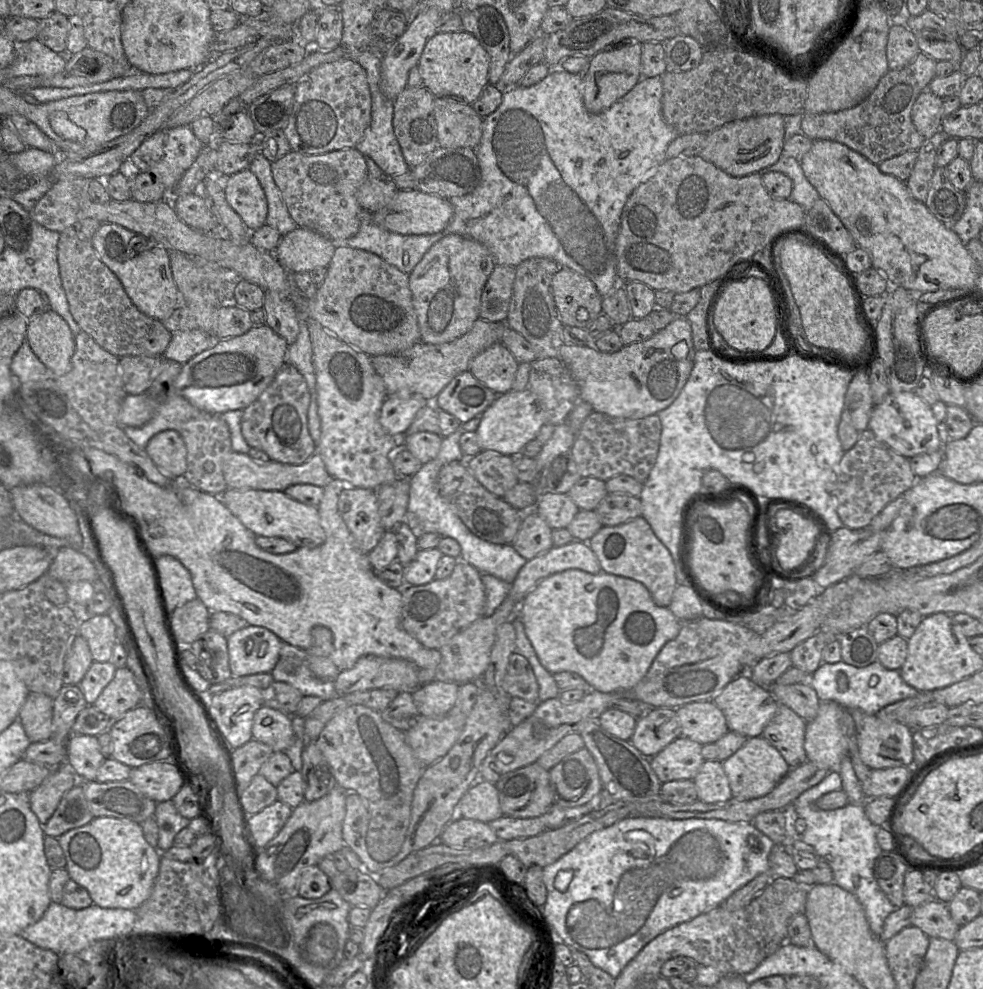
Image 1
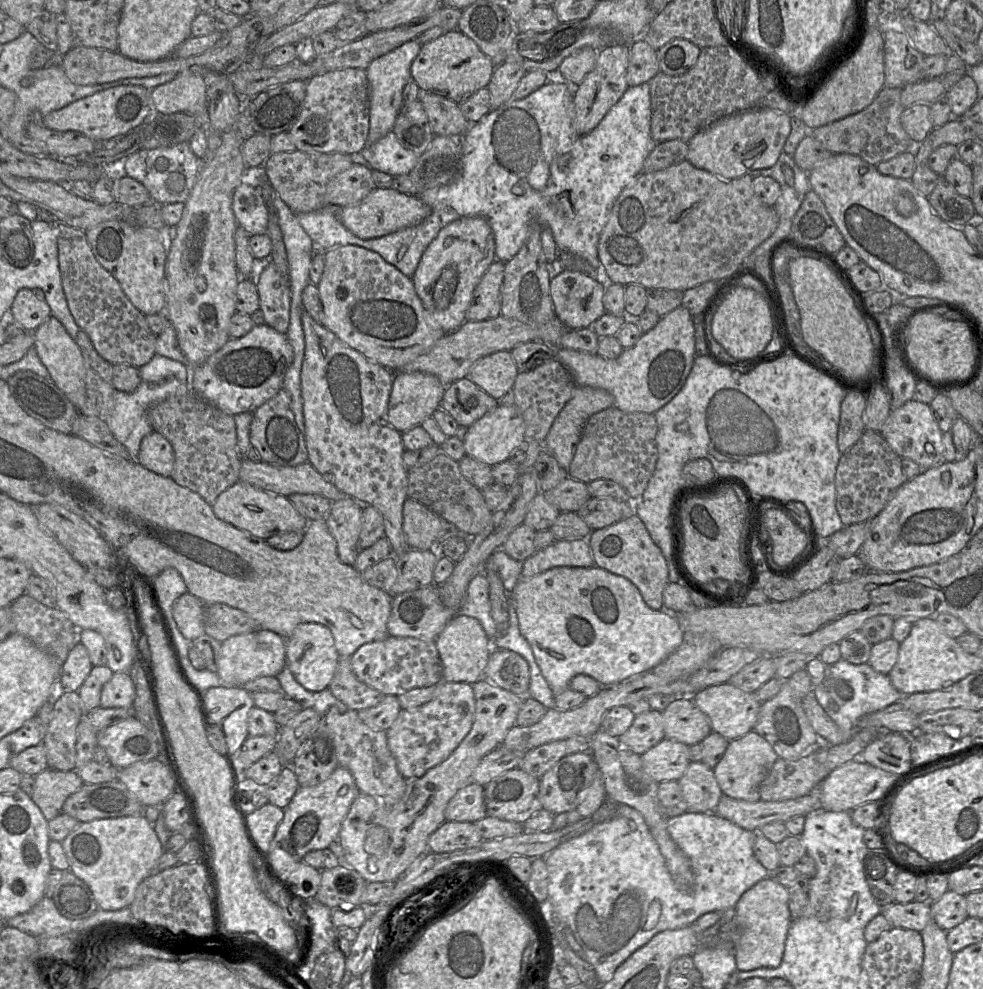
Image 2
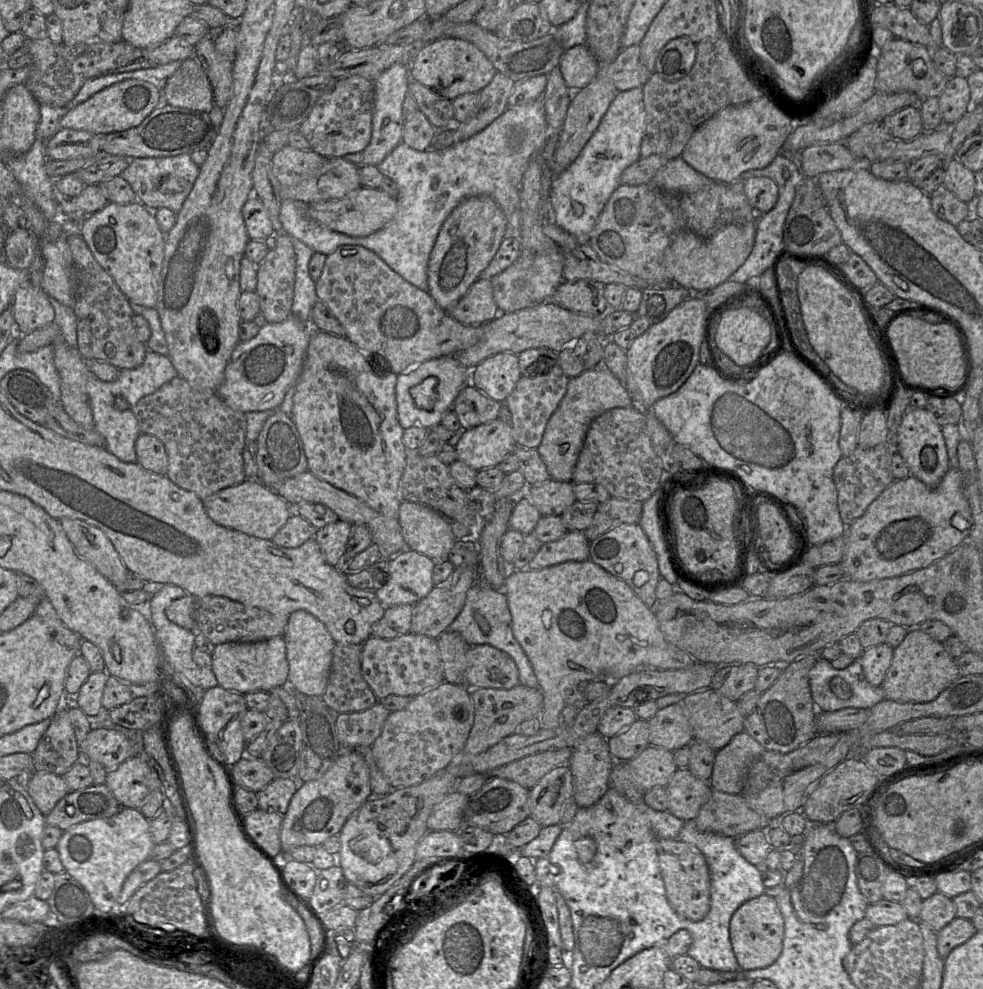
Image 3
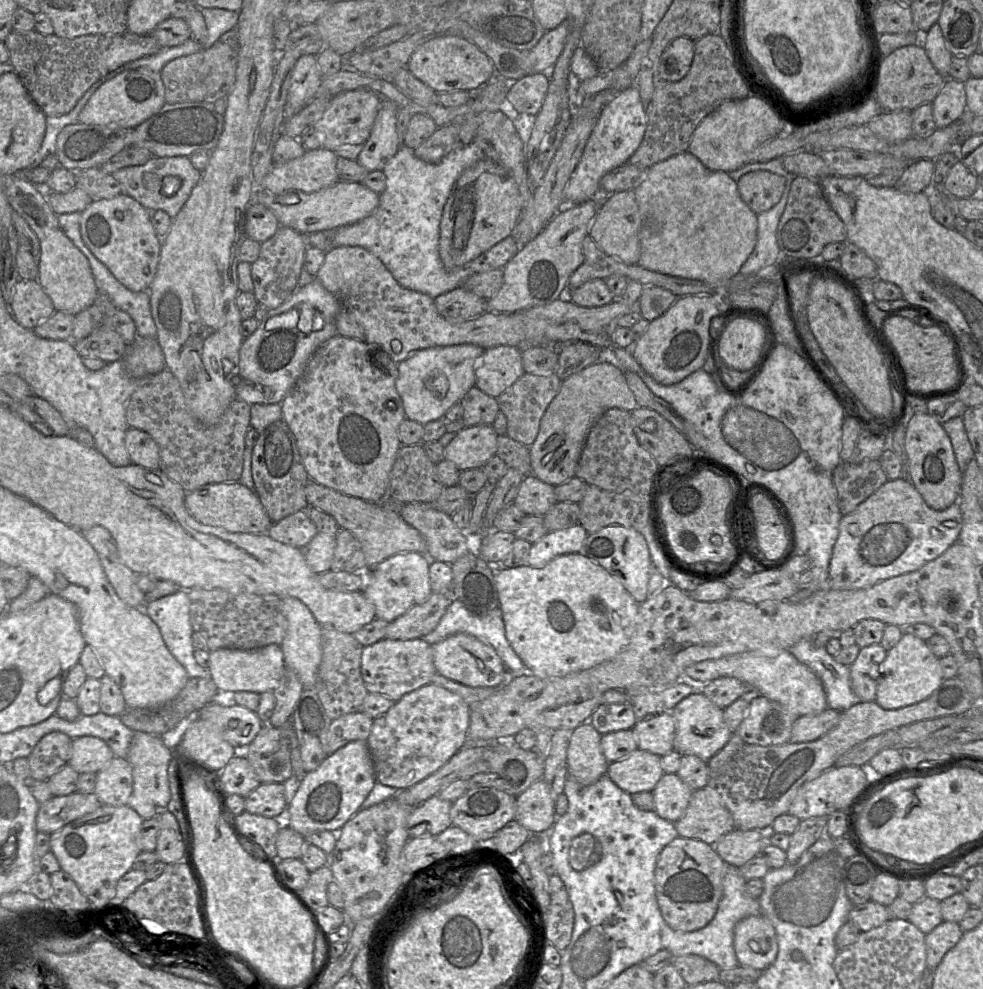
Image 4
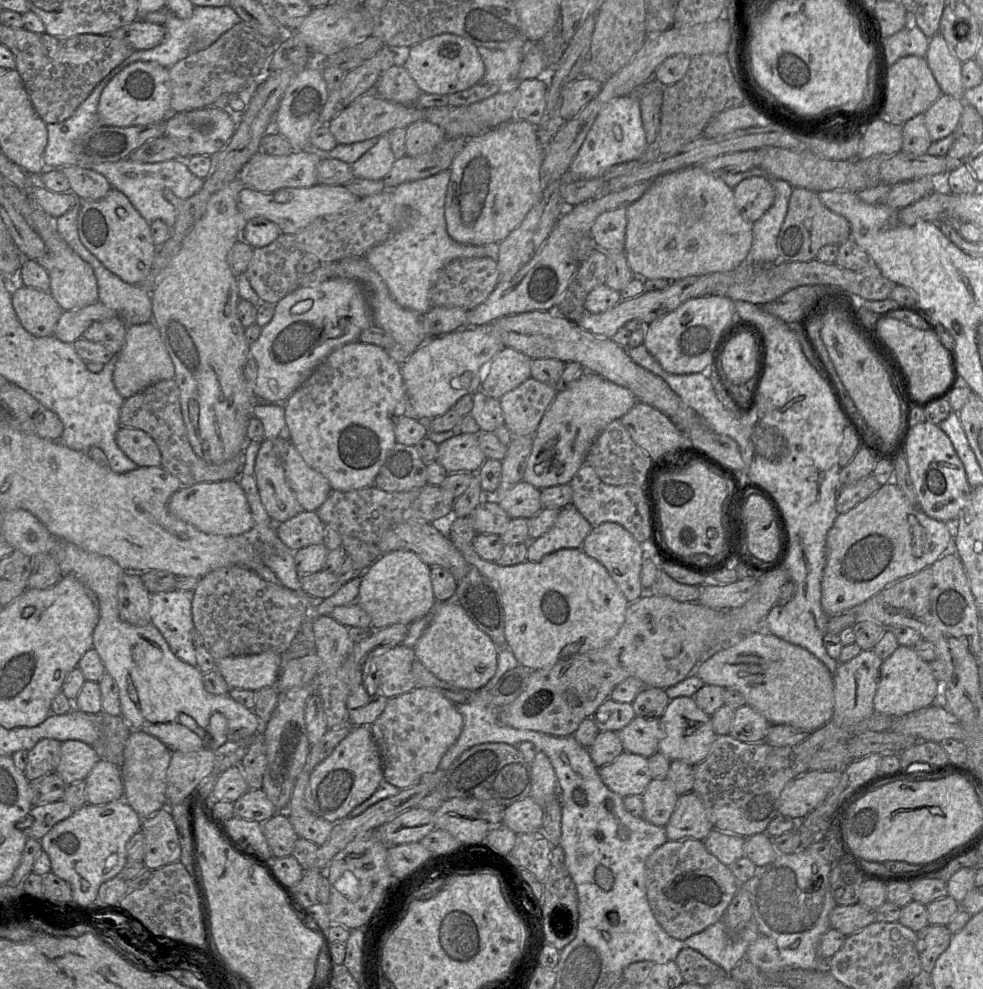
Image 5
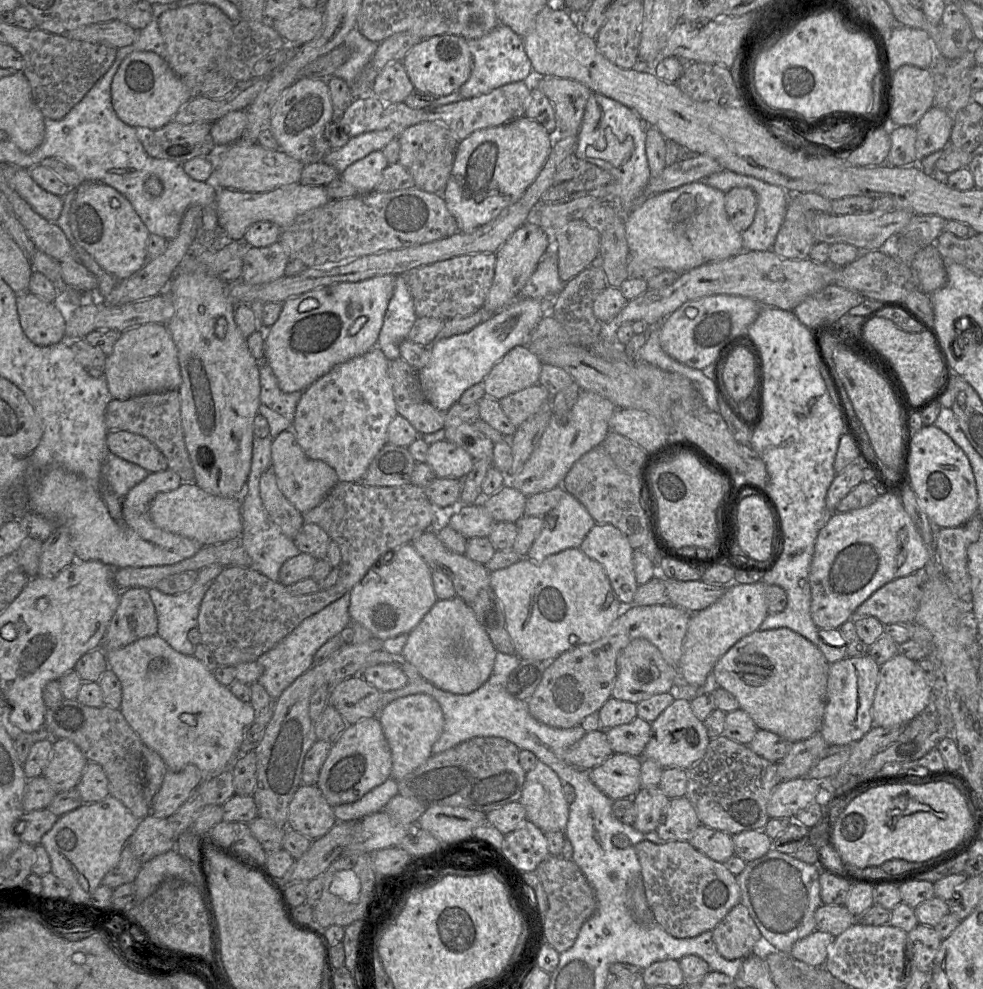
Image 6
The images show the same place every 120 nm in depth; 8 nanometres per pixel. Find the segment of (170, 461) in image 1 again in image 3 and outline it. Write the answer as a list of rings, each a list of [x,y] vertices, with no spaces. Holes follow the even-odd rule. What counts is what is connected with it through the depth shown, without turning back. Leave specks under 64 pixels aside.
[[[140,433],[135,442],[136,462],[146,470],[166,475],[168,456],[163,443],[155,436]]]

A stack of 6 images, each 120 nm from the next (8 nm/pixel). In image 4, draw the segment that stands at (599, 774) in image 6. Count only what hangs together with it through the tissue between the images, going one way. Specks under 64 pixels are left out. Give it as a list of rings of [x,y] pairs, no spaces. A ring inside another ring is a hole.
[[[636,749],[608,764],[608,777],[629,794],[651,792],[664,774],[660,756]]]

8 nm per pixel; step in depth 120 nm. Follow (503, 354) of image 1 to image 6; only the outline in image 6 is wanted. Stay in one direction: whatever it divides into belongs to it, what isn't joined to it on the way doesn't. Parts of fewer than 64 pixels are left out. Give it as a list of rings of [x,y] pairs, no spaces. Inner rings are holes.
[[[527,345],[515,346],[492,367],[483,380],[485,396],[500,400],[537,384],[541,365],[537,355]]]

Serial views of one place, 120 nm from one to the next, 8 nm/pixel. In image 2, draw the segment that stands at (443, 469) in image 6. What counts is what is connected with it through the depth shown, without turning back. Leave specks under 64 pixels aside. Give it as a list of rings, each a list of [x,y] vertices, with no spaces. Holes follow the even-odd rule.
[[[498,405],[468,427],[463,438],[467,456],[490,466],[508,460],[512,451],[525,442],[525,423],[515,405]]]

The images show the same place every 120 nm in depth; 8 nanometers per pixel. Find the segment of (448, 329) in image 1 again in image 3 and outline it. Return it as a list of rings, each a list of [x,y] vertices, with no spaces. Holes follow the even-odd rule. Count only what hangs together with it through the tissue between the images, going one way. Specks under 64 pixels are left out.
[[[469,197],[454,208],[439,231],[427,270],[428,292],[440,308],[455,305],[479,279],[497,253],[506,229],[506,216],[490,197]]]

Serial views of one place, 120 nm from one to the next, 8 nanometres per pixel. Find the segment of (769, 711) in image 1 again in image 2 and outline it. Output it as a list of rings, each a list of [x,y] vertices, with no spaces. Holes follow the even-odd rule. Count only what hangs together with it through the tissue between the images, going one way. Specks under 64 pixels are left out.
[[[730,683],[707,687],[690,697],[710,719],[712,732],[720,734],[729,741],[753,730],[761,707],[761,703],[755,699],[753,693],[744,692]]]

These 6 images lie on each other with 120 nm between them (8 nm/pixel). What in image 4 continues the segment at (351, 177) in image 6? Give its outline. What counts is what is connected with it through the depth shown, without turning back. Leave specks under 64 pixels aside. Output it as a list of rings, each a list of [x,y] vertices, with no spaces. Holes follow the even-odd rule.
[[[382,100],[370,137],[364,143],[357,162],[369,172],[383,170],[400,148],[396,121],[399,108],[391,101]]]

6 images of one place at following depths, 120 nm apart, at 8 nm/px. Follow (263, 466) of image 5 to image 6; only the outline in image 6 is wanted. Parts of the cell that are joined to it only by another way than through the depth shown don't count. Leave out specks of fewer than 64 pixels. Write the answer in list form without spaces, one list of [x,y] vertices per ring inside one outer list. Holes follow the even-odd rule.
[[[272,469],[261,475],[259,490],[269,517],[288,538],[293,539],[304,524],[303,515],[283,495]]]

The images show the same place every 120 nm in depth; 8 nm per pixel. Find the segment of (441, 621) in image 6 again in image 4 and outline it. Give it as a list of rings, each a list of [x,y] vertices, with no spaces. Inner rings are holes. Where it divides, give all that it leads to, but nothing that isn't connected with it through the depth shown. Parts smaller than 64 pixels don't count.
[[[457,633],[431,646],[436,671],[460,684],[470,687],[497,687],[513,676],[506,670],[496,651],[472,635]]]

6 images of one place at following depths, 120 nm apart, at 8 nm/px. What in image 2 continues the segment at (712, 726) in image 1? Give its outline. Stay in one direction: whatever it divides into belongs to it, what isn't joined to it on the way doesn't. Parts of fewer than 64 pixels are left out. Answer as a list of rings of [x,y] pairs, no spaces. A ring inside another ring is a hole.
[[[682,697],[670,703],[662,715],[665,739],[691,746],[700,744],[712,732],[710,719],[691,697]]]

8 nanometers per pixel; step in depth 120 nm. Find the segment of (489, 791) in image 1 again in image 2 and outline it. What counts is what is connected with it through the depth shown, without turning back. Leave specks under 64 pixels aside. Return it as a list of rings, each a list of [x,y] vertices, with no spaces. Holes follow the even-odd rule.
[[[470,782],[460,789],[445,810],[446,821],[474,823],[486,816],[484,786],[476,782]]]

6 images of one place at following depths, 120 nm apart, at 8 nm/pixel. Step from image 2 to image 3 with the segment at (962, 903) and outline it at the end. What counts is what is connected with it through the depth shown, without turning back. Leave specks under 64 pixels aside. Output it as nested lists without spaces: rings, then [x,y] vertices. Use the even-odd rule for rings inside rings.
[[[936,892],[923,900],[919,921],[930,925],[936,932],[943,929],[956,917],[956,909],[952,898]]]

